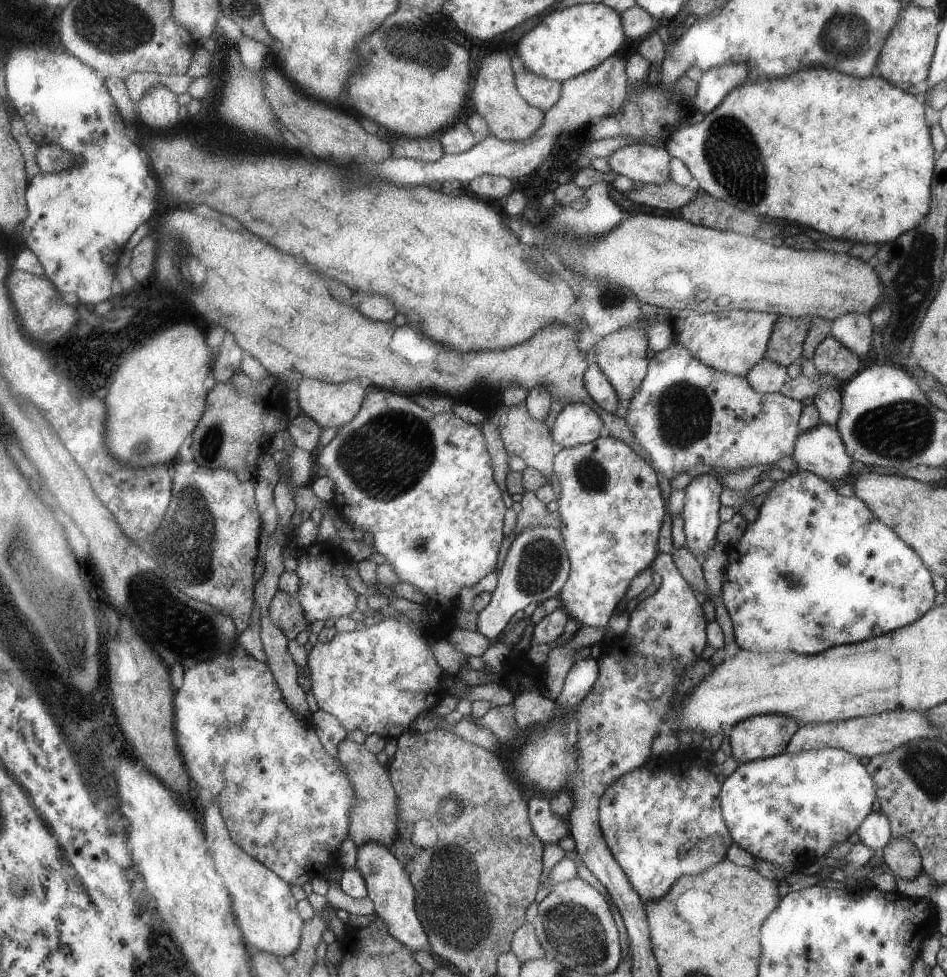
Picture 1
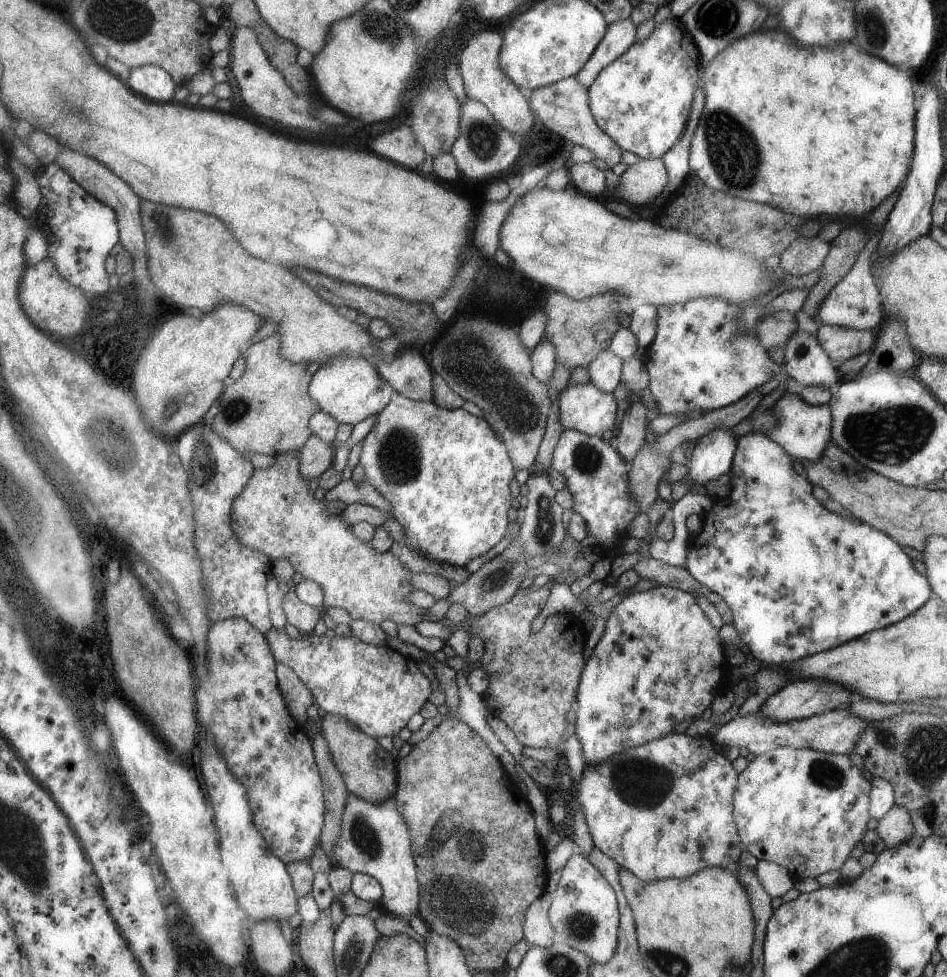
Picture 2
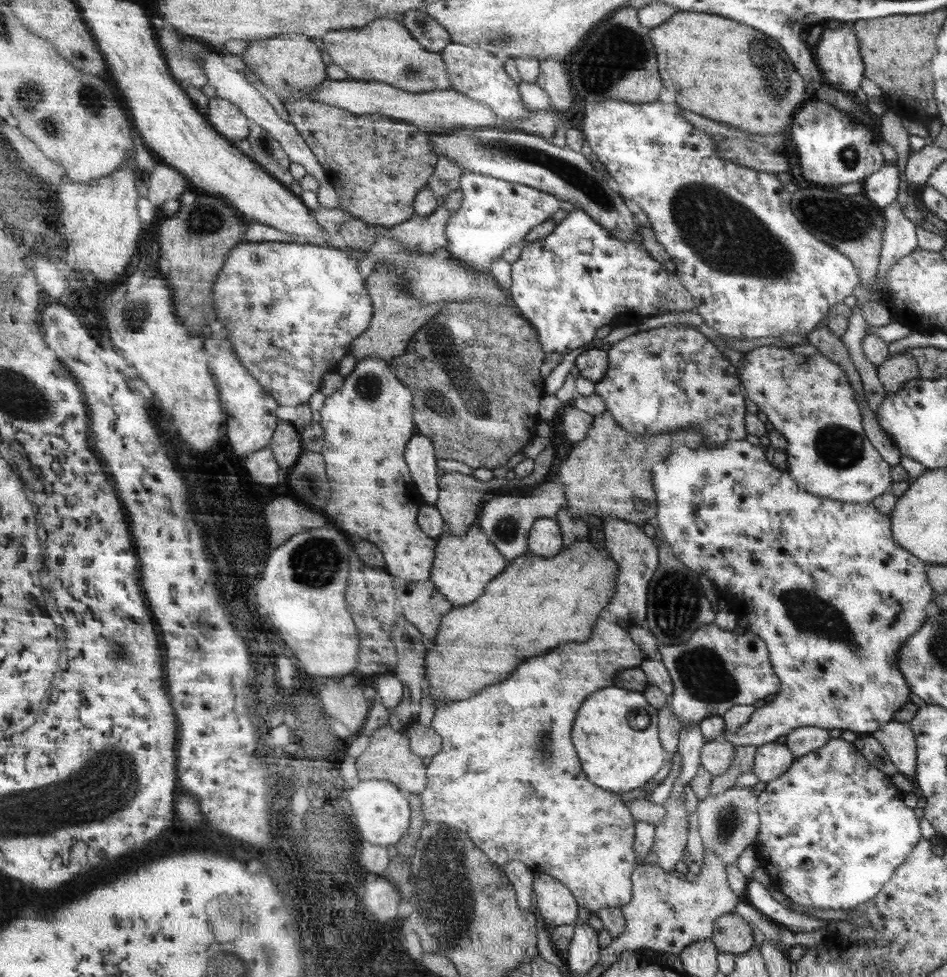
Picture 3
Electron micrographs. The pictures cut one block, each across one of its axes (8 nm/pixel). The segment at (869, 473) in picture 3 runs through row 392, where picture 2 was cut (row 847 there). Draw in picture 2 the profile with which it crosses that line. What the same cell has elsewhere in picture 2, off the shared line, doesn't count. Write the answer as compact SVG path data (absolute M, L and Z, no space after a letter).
M785 746L778 747L756 755L754 760L750 761L747 768L740 773L739 790L734 794L734 813L740 838L743 839L744 846L753 854L758 861L768 861L783 866L792 876L800 881L803 878L818 878L821 874L838 871L841 866L851 856L853 848L862 841L866 834L866 824L871 818L870 813L870 782L864 778L864 774L850 762L848 756L838 756L838 754L827 753L814 749L797 749L796 747Z

